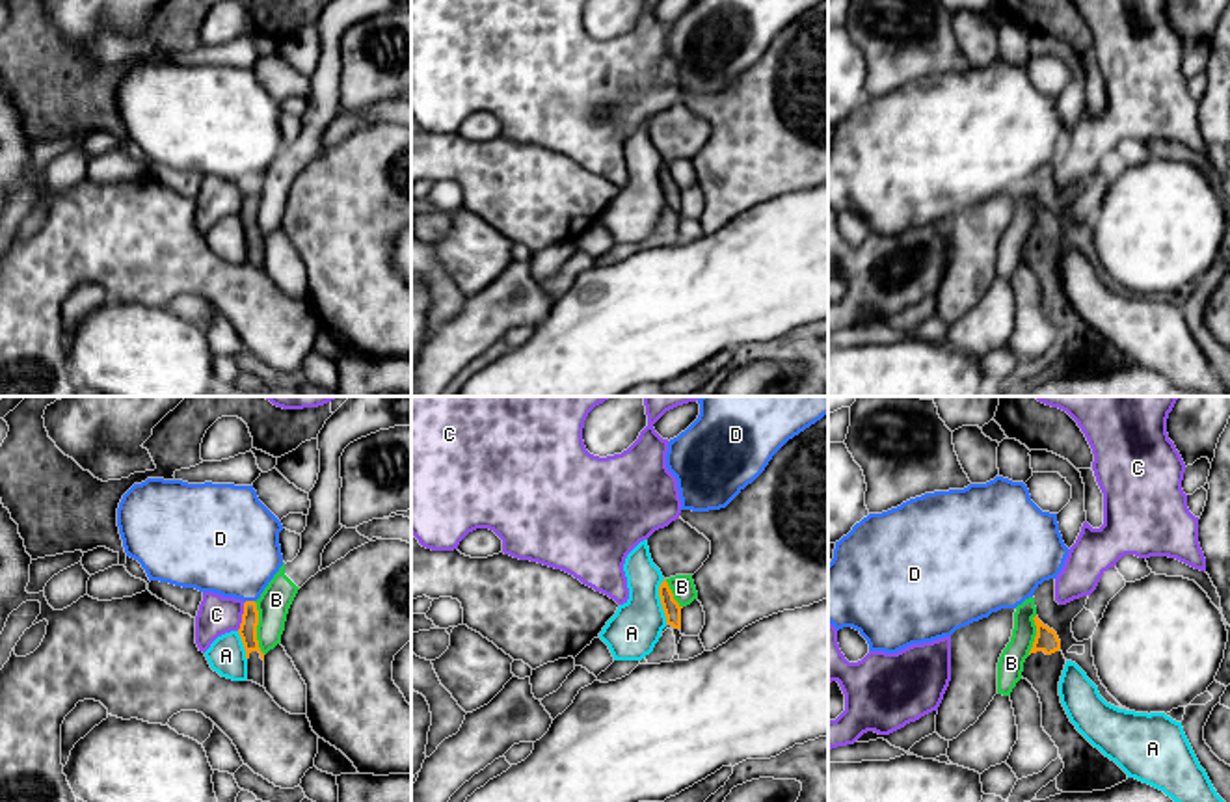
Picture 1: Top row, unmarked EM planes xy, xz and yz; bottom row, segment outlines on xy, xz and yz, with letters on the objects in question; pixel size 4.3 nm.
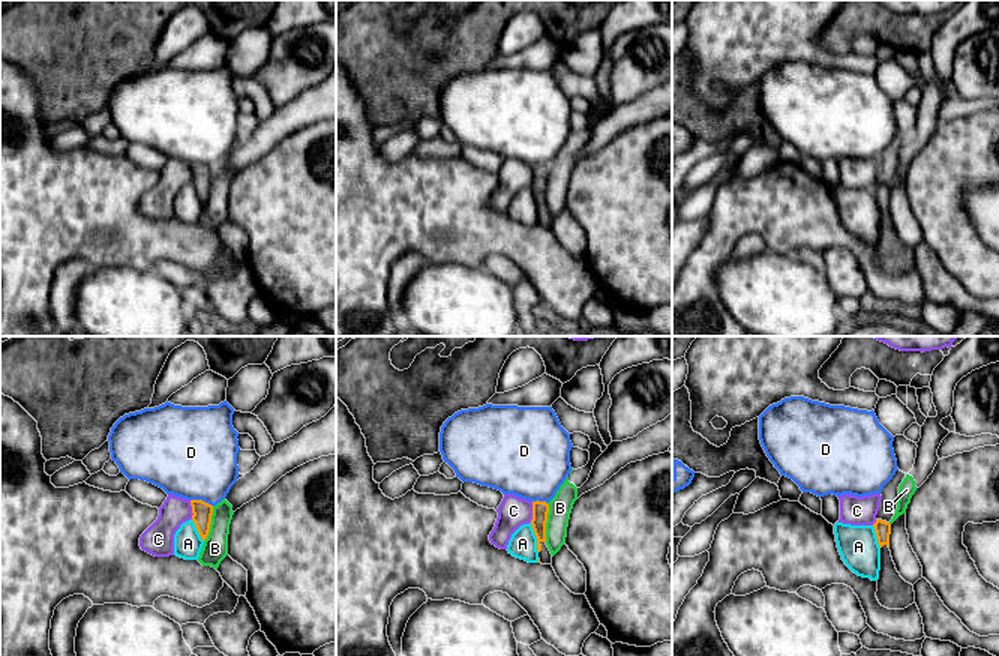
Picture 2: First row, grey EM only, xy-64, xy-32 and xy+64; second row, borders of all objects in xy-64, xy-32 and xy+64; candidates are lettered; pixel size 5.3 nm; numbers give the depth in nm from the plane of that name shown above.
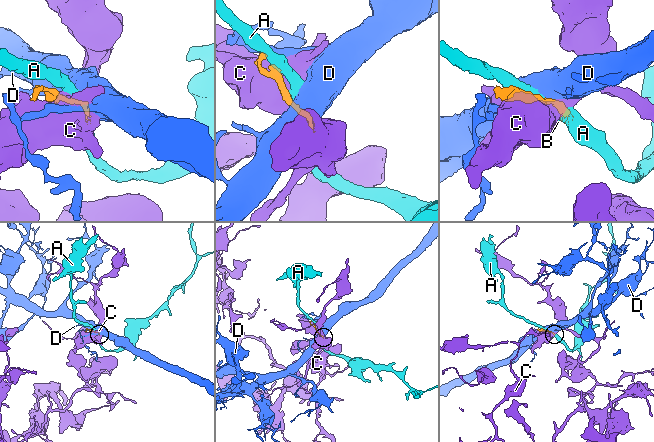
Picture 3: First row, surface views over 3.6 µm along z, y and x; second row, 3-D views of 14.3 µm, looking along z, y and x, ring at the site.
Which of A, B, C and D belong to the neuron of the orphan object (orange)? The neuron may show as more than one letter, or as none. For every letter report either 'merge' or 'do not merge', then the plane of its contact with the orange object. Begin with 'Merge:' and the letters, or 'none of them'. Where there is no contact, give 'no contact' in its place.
Merge: none of them
A: do not merge; contact in xz
B: do not merge; contact in xy
C: do not merge; contact in xy
D: do not merge; contact in xy

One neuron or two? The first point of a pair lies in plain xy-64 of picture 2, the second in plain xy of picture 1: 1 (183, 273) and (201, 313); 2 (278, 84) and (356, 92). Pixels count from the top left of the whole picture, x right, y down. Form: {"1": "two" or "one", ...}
{"1": "one", "2": "one"}

